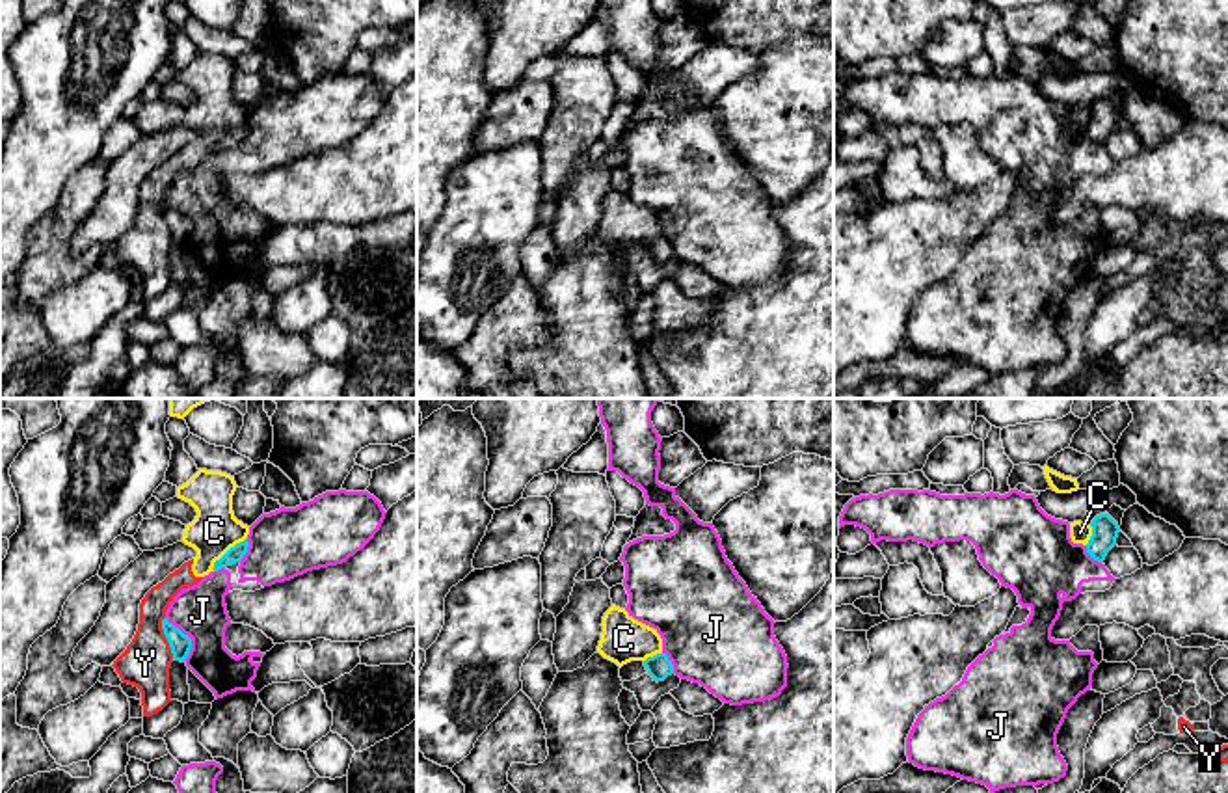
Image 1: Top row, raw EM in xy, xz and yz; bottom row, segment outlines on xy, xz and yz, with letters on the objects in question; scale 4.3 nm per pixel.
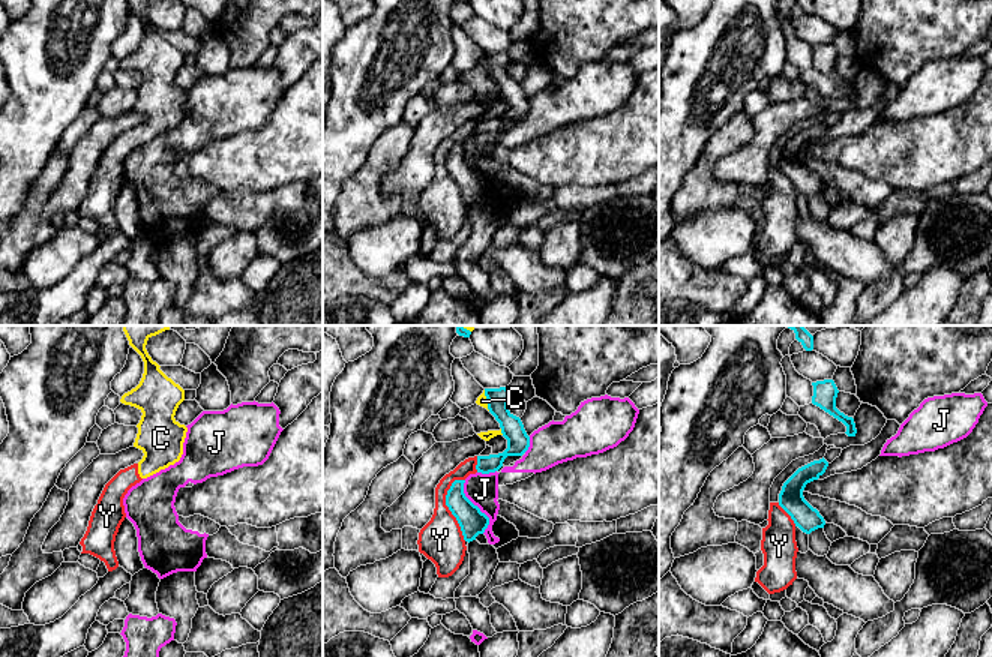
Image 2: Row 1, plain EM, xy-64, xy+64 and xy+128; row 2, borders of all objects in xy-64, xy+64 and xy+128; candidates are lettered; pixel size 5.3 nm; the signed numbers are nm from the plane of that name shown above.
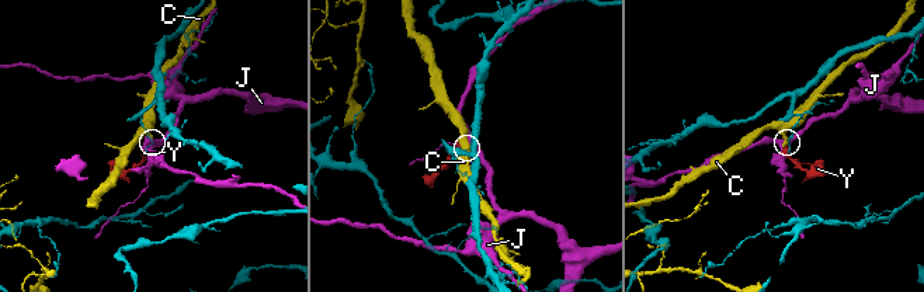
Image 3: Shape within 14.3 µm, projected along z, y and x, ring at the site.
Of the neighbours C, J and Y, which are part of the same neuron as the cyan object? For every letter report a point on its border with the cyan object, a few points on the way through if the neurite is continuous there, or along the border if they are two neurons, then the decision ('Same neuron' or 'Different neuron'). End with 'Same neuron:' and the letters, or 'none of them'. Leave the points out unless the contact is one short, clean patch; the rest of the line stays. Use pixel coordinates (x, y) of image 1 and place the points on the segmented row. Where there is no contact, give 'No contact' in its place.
C: Touches cyan at xy (229, 550). Different neuron
J: Touches cyan at xy (188, 637). Different neuron
Y: Touches cyan at xy (166, 637). Different neuron
Same neuron: none of them

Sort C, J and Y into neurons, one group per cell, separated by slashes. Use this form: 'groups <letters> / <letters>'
groups C Y / J

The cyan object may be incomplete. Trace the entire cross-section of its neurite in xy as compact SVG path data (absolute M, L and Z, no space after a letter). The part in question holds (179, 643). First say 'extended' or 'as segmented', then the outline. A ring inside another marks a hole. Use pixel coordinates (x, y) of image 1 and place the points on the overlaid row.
as segmented; M167 618L162 620L164 635L169 642L171 653L175 661L186 663L186 657L192 650L192 638L184 635L179 627L167 622Z

